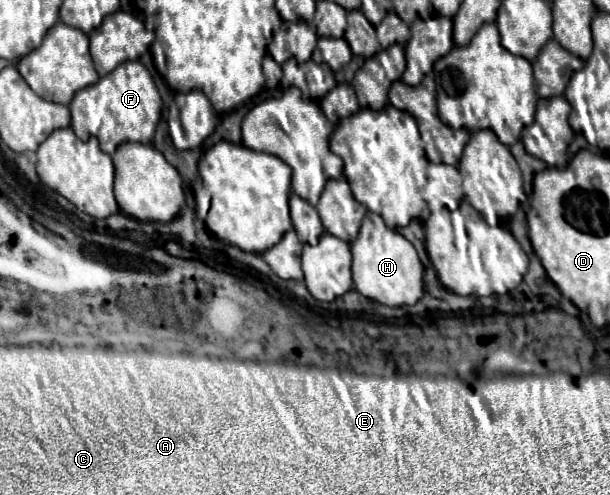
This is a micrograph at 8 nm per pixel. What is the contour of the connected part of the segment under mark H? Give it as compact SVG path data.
M366 213L358 237L350 243L352 249L352 279L354 289L382 305L400 307L414 305L424 295L424 267L414 245L398 231L386 227L378 213Z

